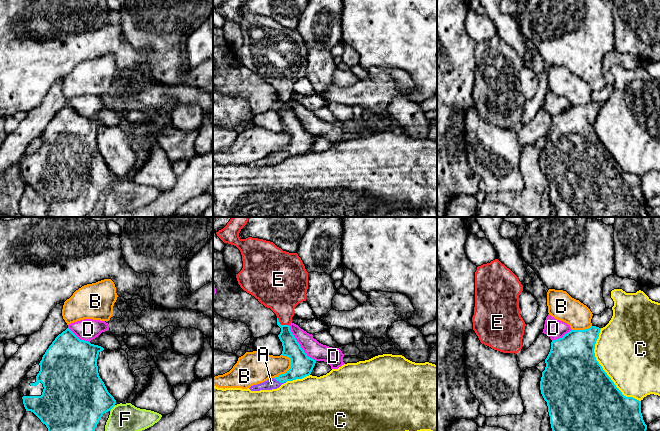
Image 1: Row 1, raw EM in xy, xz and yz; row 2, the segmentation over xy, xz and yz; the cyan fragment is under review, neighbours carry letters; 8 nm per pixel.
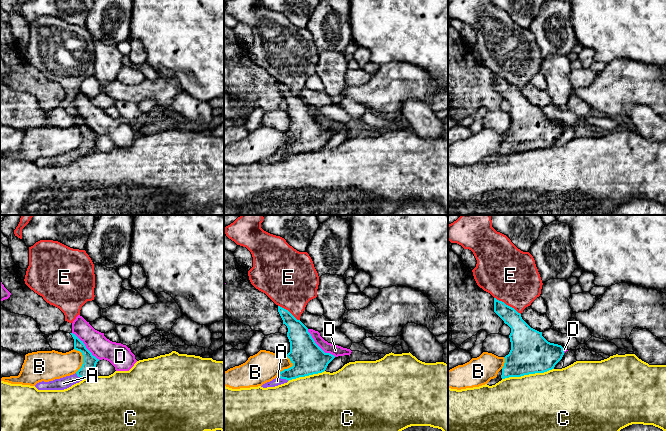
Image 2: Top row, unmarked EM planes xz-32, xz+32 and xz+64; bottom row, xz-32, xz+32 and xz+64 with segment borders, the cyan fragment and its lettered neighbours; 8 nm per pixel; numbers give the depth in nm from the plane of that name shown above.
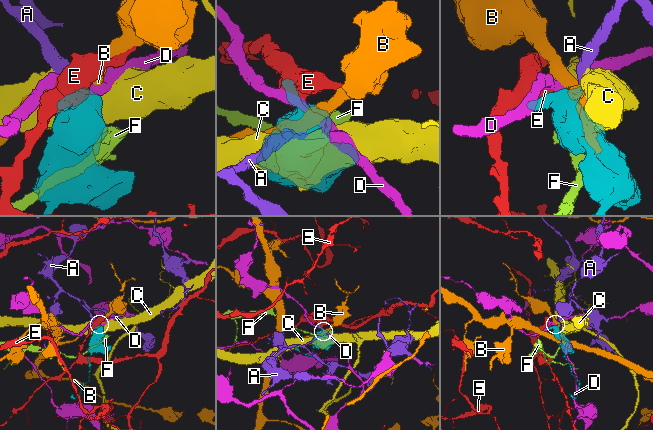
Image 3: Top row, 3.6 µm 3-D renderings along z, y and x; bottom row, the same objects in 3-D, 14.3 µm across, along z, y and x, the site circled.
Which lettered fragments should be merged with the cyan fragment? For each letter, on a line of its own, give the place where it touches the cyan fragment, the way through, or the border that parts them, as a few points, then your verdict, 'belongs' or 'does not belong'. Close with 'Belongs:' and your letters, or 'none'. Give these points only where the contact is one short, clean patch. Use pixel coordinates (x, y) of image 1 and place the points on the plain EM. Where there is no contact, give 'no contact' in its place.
A: meets cyan in xz at (279, 157); runs through xz (301, 141), (292, 150), (279, 157), (271, 159); belongs
B: meets cyan in xz at (288, 146); does not belong
C: meets cyan in yz at (603, 146); does not belong
D: meets cyan in xz at (299, 121); border along xz (288, 101), (303, 127), (316, 136); does not belong
E: meets cyan in xz at (280, 100); does not belong
F: meets cyan in xy at (112, 183); does not belong
Belongs: A

